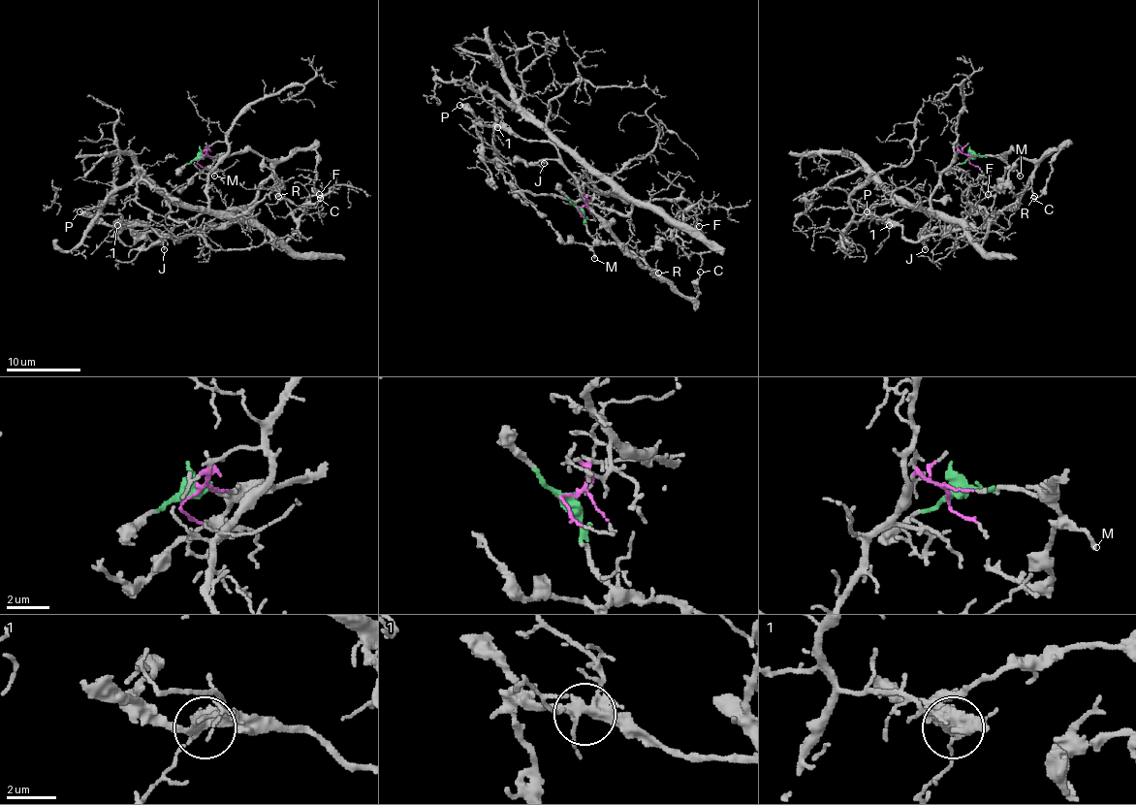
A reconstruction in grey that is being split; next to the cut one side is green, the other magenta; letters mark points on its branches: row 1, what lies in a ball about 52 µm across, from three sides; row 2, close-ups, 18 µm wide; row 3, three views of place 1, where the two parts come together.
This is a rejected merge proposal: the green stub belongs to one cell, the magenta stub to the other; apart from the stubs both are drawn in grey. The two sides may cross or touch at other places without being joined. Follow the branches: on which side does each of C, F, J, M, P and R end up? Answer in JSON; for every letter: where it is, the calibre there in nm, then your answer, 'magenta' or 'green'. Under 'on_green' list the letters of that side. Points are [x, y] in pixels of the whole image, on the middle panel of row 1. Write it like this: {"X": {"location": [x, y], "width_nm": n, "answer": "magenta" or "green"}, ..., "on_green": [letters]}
{"C": {"location": [700, 272], "width_nm": 100, "answer": "green"}, "F": {"location": [699, 226], "width_nm": 100, "answer": "magenta"}, "J": {"location": [544, 163], "width_nm": 130, "answer": "green"}, "M": {"location": [594, 258], "width_nm": 180, "answer": "green"}, "P": {"location": [459, 105], "width_nm": 360, "answer": "green"}, "R": {"location": [658, 273], "width_nm": 140, "answer": "green"}, "on_green": ["C", "J", "M", "P", "R"]}

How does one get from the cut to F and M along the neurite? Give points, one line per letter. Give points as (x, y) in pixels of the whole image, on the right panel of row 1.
F: (969, 158), (955, 143), (955, 159), (930, 208), (981, 243), (988, 213), (967, 193), (979, 183), (988, 195)
M: (969, 158), (997, 156), (1020, 177)

